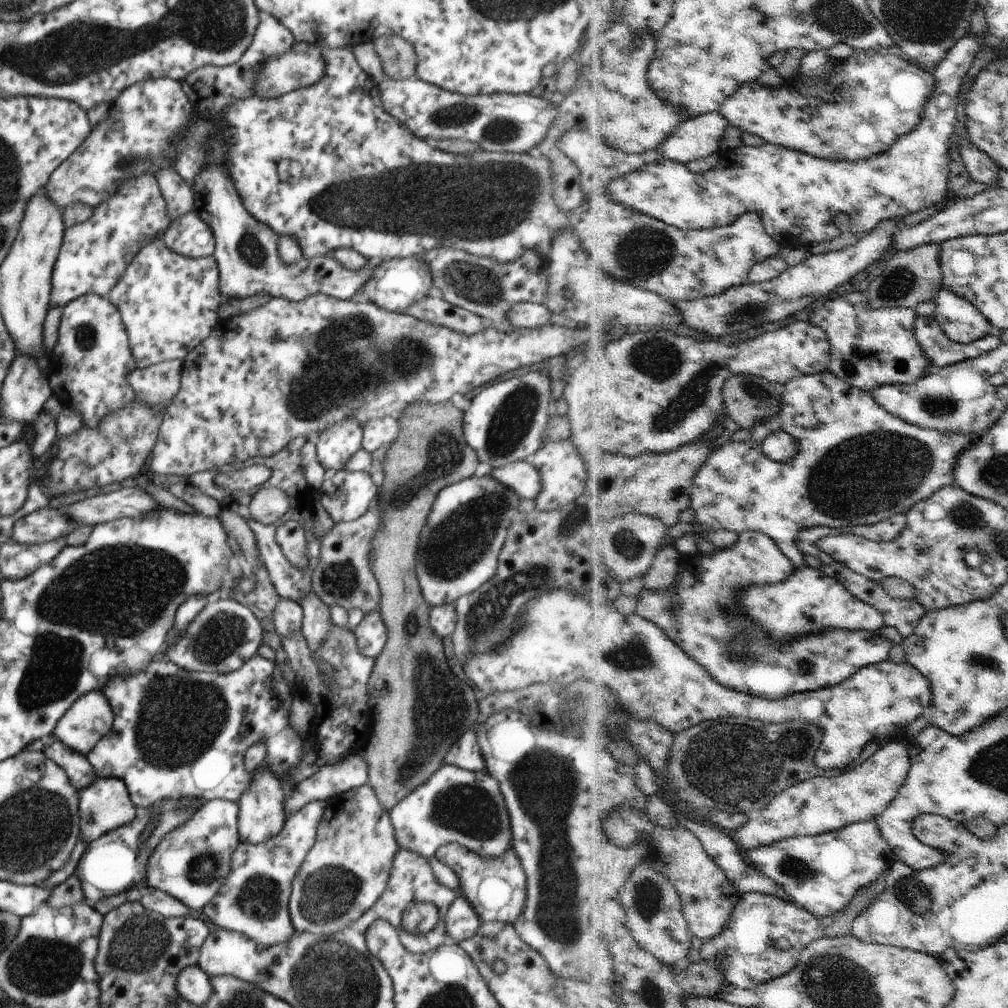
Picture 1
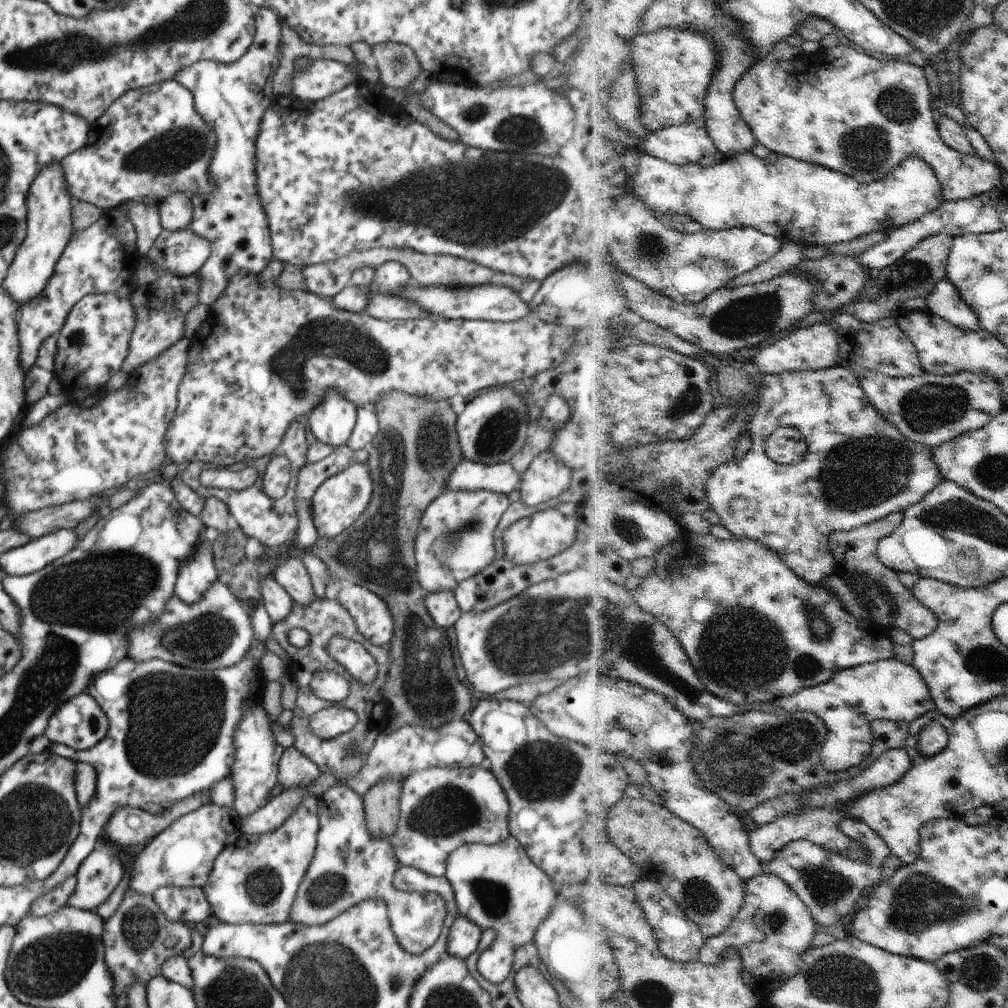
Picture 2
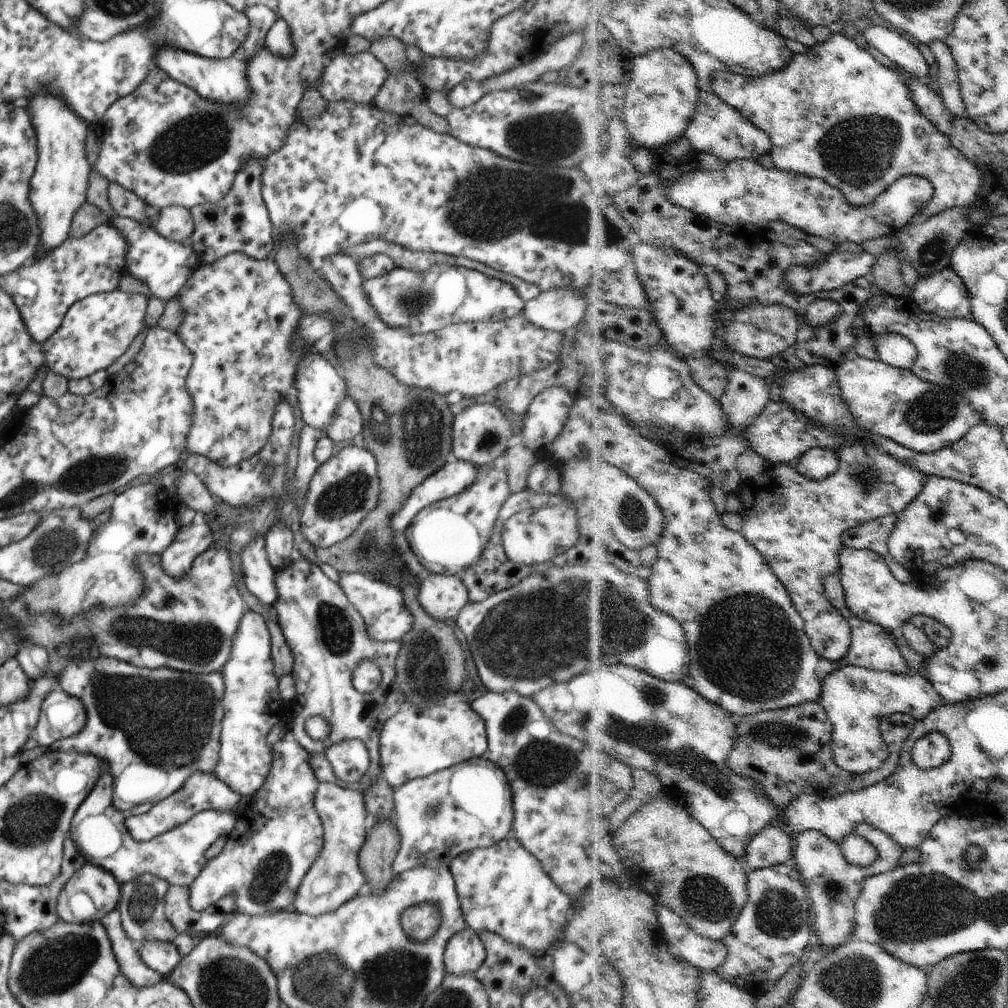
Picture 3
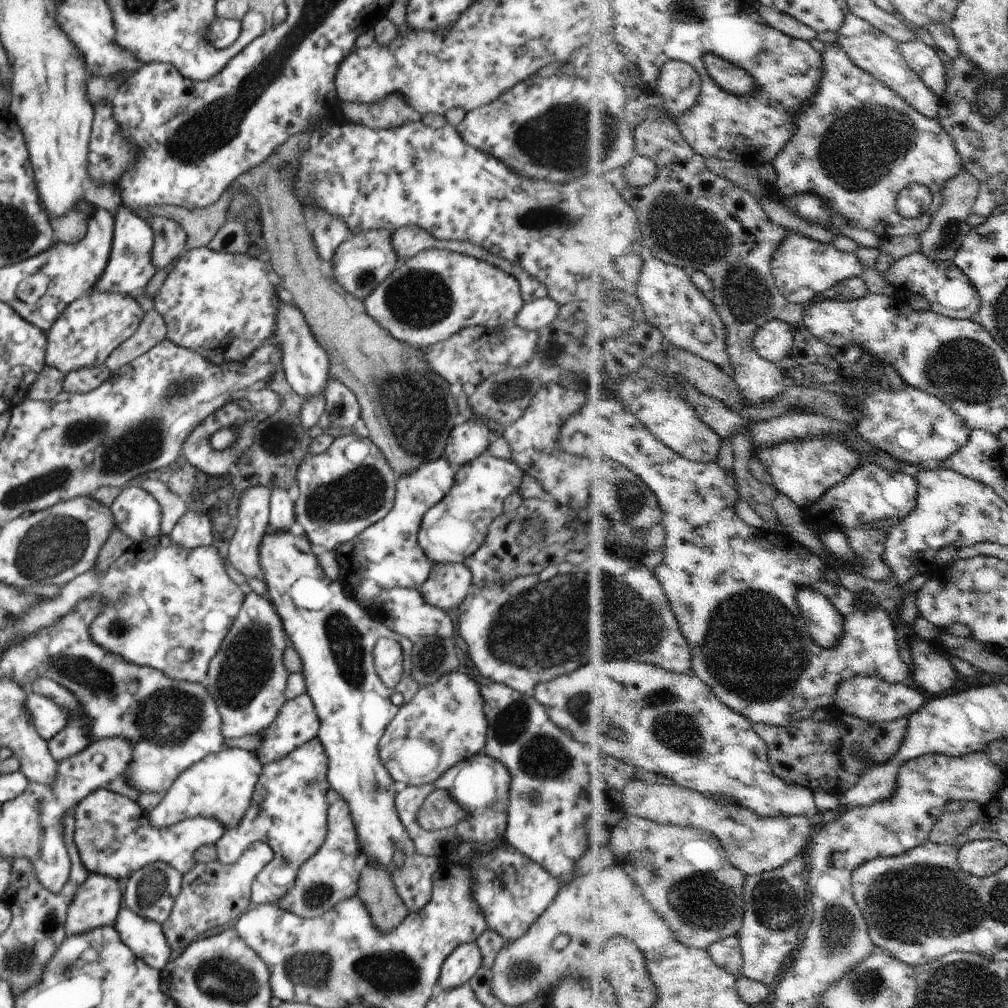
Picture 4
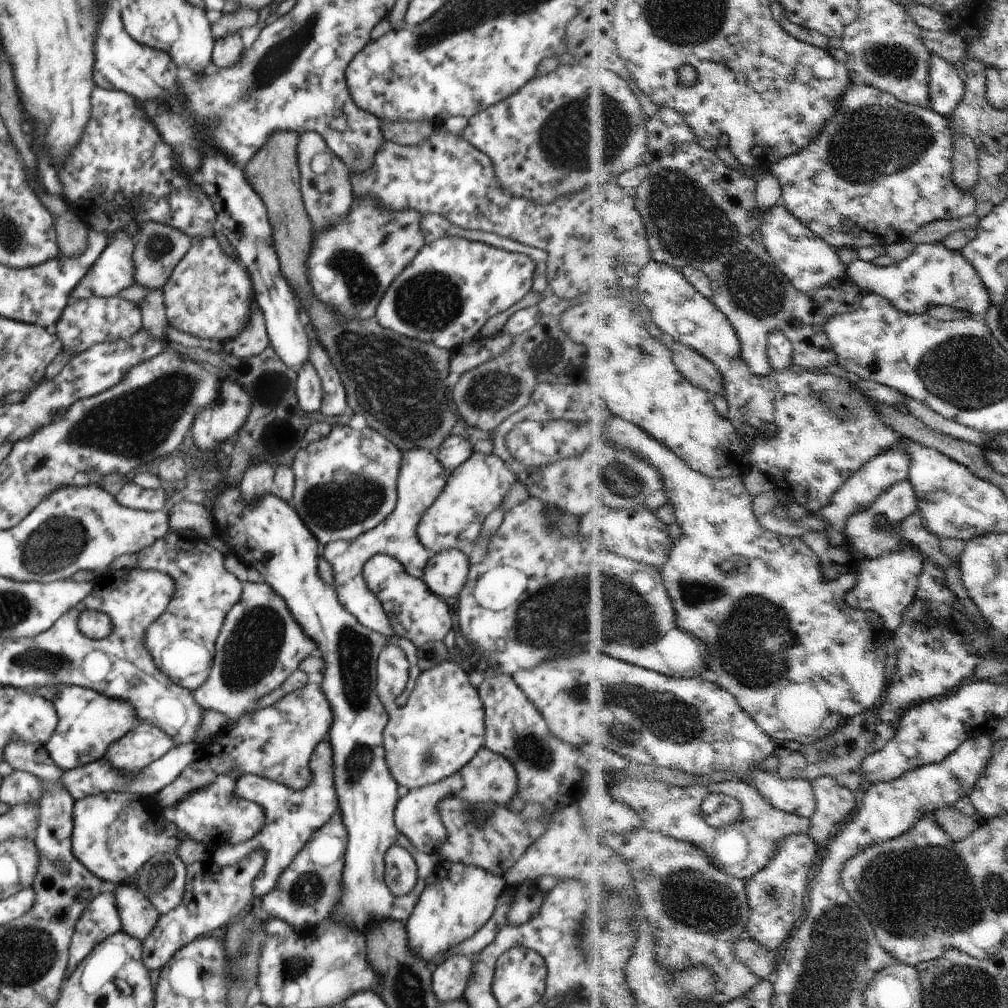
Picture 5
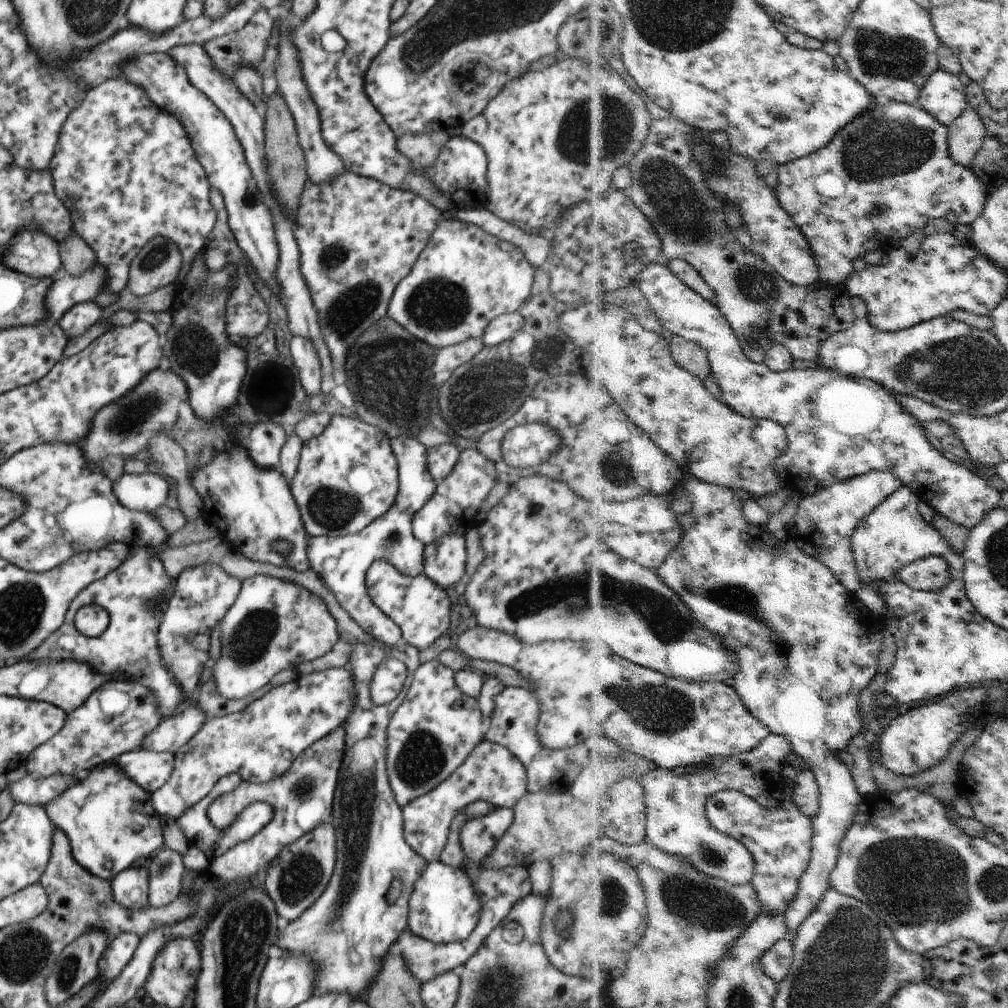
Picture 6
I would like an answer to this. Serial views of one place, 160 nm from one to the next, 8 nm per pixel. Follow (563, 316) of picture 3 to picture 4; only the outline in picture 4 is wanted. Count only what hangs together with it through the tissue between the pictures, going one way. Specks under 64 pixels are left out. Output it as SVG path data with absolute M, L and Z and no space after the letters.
M548 296L526 302L521 305L512 322L519 328L528 331L538 331L553 322L558 311L558 304Z

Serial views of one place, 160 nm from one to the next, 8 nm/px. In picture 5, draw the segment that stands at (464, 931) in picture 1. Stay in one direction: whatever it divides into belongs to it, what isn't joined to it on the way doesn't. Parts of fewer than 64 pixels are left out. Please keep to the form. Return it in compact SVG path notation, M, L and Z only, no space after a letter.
M453 955L433 968L430 989L438 1004L461 998L472 971L471 966L470 957Z

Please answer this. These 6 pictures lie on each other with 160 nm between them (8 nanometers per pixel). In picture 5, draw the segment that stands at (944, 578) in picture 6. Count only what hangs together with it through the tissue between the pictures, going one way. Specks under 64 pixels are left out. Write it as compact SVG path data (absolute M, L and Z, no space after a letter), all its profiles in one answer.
M909 549L889 553L876 560L863 561L854 574L857 577L856 587L848 592L846 600L853 608L879 613L886 623L886 628L894 635L904 623L904 612L915 604L917 591L922 585L923 570L923 554L919 551L917 556Z

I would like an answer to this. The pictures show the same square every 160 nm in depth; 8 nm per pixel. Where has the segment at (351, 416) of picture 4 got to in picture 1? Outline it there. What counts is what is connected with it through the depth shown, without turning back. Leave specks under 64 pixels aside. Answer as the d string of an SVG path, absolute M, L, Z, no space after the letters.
M385 415L366 420L361 428L360 448L371 453L381 446L387 446L396 437L398 420L396 416Z

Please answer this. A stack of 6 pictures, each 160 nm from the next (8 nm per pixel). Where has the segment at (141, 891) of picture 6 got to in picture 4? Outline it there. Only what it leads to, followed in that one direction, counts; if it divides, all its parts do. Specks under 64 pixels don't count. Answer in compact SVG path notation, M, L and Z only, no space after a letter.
M121 906L113 927L121 942L148 967L160 971L168 962L167 957L171 950L159 923L140 917L127 907Z

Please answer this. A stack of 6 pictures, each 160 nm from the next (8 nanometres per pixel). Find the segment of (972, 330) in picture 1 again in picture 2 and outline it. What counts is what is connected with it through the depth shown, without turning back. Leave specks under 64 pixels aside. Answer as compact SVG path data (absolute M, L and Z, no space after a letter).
M948 276L936 284L935 290L926 298L926 303L931 311L946 318L950 323L965 330L981 329L978 314Z

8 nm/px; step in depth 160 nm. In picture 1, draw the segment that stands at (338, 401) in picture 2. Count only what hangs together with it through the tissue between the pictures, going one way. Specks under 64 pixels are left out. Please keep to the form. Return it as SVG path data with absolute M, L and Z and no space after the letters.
M351 418L340 420L318 432L316 460L325 471L343 470L346 460L360 449L362 428Z

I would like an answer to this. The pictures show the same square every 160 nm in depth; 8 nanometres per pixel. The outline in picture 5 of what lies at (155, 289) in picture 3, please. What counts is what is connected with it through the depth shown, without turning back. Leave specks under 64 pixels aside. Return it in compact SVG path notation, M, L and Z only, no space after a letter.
M124 229L117 231L82 279L72 288L69 301L114 297L121 289L133 284L134 242L135 237L130 237Z

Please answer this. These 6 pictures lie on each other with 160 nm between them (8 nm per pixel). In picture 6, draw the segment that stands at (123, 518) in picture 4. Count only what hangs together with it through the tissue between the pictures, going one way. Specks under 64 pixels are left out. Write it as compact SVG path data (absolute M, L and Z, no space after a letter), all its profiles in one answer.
M147 470L139 474L123 472L112 482L112 491L125 508L150 513L164 504L168 484L161 476Z

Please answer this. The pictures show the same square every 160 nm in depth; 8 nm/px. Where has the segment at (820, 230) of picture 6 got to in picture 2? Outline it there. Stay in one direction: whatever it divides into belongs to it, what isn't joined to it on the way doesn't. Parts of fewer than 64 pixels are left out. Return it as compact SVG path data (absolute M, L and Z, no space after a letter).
M838 46L831 49L819 49L815 53L799 54L788 61L776 61L772 59L763 60L751 67L748 72L740 78L740 82L733 89L733 96L739 112L752 128L753 134L756 136L759 144L766 146L772 153L793 157L800 161L809 161L816 165L825 165L830 169L845 173L847 176L855 177L861 184L871 184L882 181L890 172L893 172L906 158L919 157L929 163L936 172L938 179L941 181L944 190L944 200L958 201L961 199L972 199L981 196L986 192L991 192L994 188L1003 185L1003 173L1006 171L997 161L981 159L976 153L972 155L961 154L951 148L940 135L939 124L935 121L933 110L931 110L931 100L934 98L932 89L928 81L928 77L924 73L923 68L917 68L910 63L894 60L877 60L865 52L857 52L855 48L849 46Z

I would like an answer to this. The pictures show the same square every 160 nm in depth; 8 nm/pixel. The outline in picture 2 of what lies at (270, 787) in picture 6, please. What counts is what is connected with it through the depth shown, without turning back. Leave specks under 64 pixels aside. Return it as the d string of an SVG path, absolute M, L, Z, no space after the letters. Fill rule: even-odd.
M294 746L282 749L278 760L278 771L276 774L276 783L283 788L290 788L294 785L299 787L307 787L312 785L316 777L320 775L319 769L299 752ZM313 795L303 797L294 810L275 830L248 836L238 833L235 842L221 849L213 861L207 880L200 888L204 900L211 907L212 918L216 917L221 923L231 924L282 923L288 919L296 890L312 861L318 831L317 801Z

